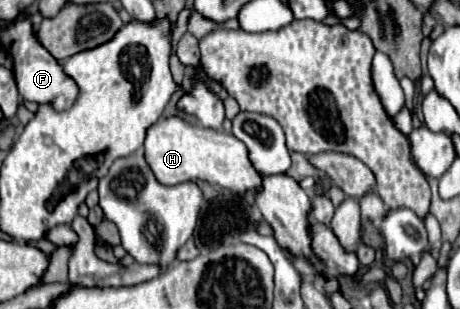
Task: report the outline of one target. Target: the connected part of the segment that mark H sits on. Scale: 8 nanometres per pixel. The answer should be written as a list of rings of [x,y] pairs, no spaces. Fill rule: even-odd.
[[[169,116],[159,118],[153,126],[149,126],[143,146],[145,146],[145,162],[149,162],[149,168],[153,170],[155,178],[165,186],[203,180],[209,184],[219,184],[235,194],[263,190],[263,178],[253,168],[247,146],[233,134],[195,126],[179,116]]]

